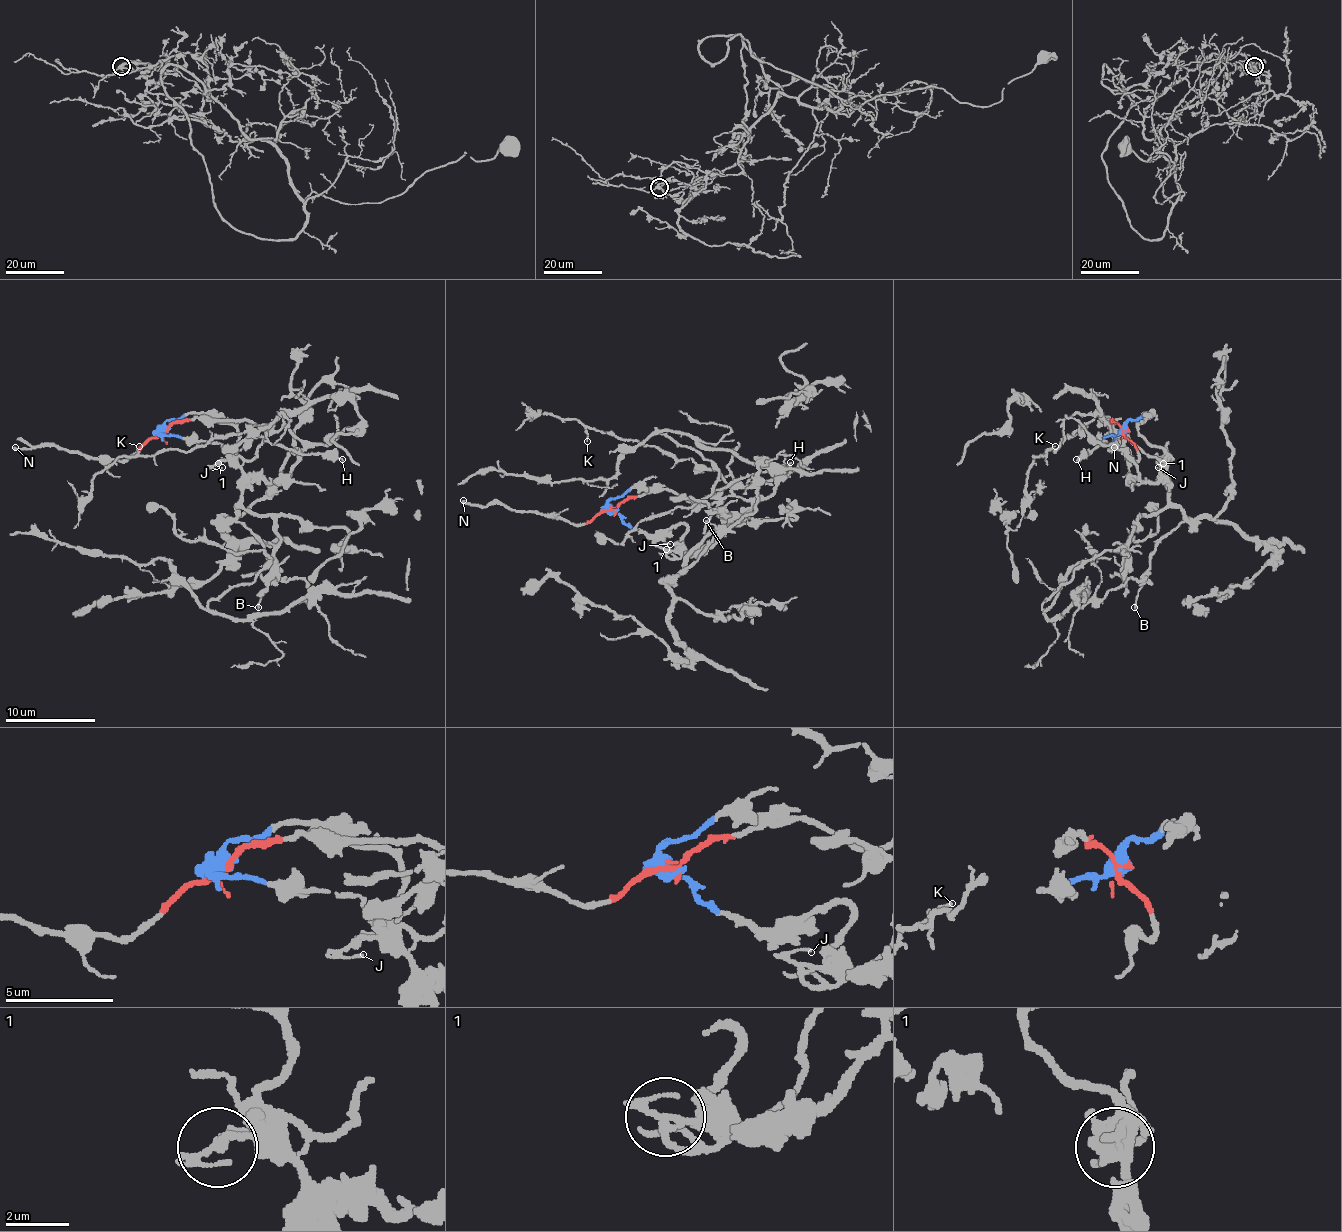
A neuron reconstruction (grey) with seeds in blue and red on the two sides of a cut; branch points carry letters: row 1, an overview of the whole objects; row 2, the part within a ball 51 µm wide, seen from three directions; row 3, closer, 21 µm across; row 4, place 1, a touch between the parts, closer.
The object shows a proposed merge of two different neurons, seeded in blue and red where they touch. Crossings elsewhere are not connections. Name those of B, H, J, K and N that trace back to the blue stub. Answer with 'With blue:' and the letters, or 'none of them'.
With blue: B, J

